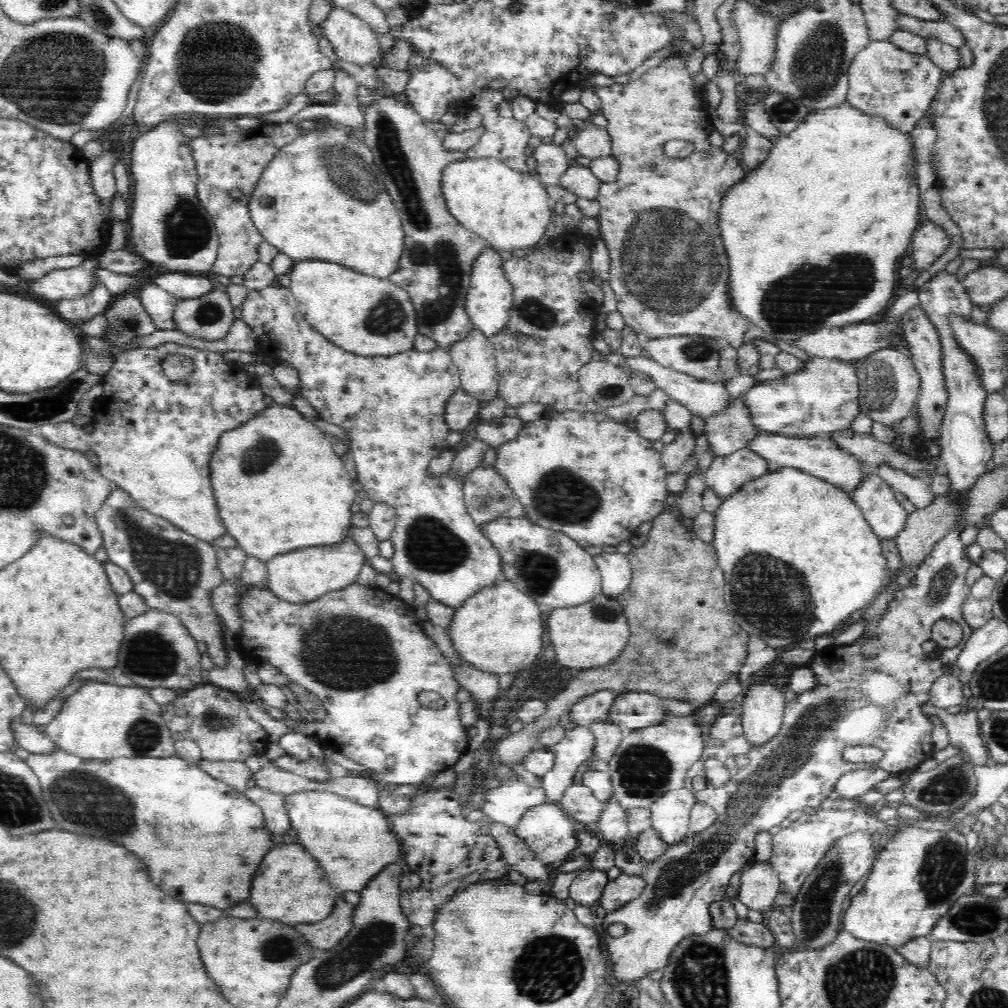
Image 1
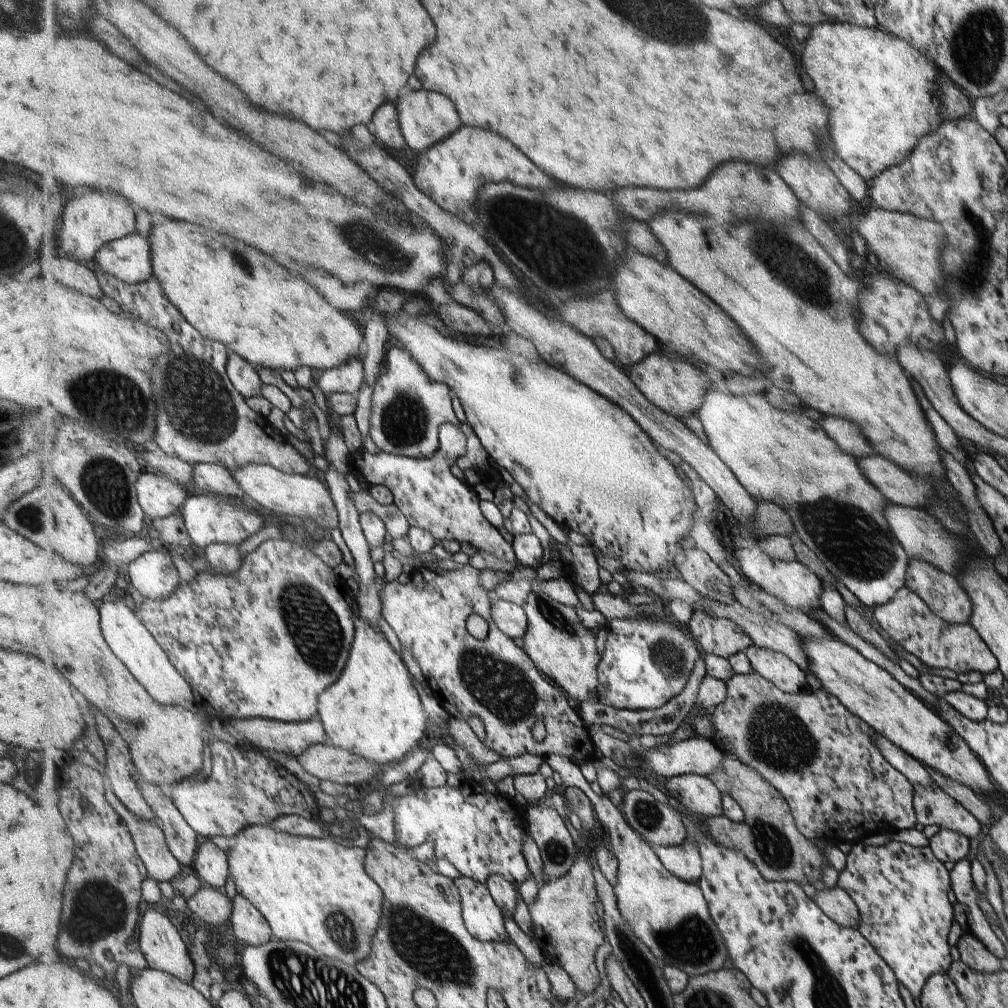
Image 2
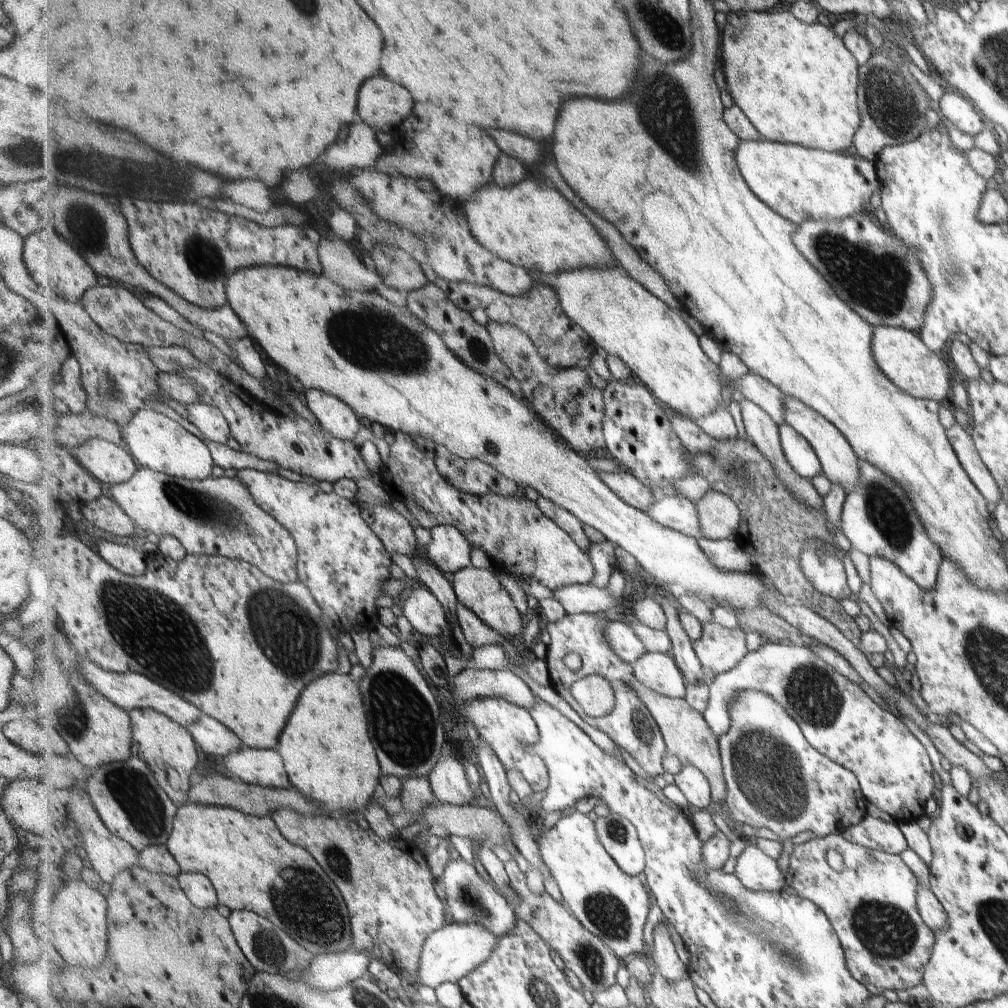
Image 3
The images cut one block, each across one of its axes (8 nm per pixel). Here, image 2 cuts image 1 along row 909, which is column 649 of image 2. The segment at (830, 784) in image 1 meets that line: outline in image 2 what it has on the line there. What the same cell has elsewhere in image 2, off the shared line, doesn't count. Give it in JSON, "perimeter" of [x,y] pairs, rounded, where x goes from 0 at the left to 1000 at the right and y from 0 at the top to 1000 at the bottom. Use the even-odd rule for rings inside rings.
{"perimeter":[[[659,610],[638,611],[638,613],[612,613],[603,617],[601,621],[602,633],[598,647],[598,655],[594,657],[594,690],[596,697],[613,703],[628,705],[658,702],[665,694],[678,688],[689,663],[691,655],[697,647],[688,632],[663,617]]]}

